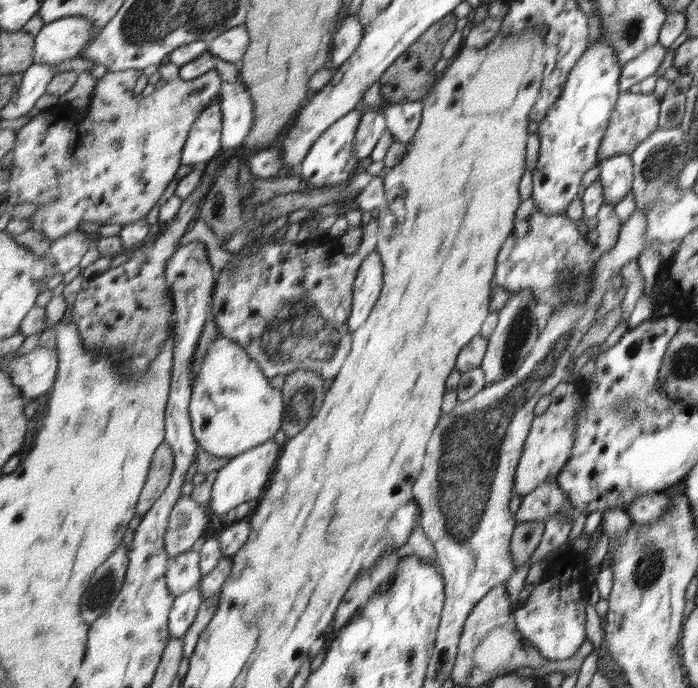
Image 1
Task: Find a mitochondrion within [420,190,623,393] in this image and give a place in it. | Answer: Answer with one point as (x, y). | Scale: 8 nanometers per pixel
(571, 281)

